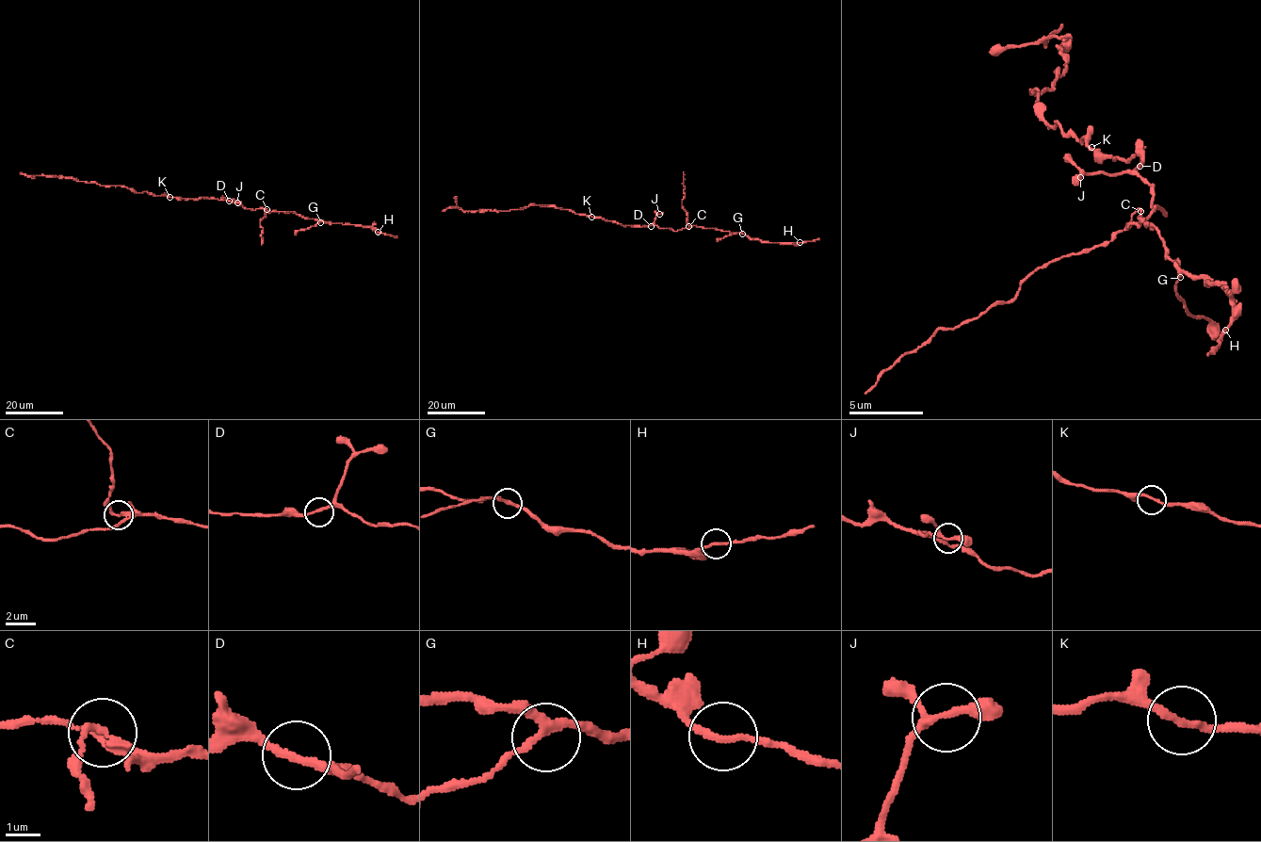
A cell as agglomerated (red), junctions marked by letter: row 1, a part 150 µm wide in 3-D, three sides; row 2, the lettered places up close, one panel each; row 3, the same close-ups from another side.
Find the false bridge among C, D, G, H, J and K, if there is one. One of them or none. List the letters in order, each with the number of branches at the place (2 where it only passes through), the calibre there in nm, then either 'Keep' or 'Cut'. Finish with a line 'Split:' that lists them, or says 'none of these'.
C: Branches: 3. Thickness 170 nm. Cut
D: Branches: 2. Thickness 200 nm. Keep
G: Branches: 3. Thickness 220 nm. Keep
H: Branches: 2. Thickness 190 nm. Keep
J: Branches: 3. Thickness 200 nm. Keep
K: Branches: 2. Thickness 190 nm. Keep
Split: C

